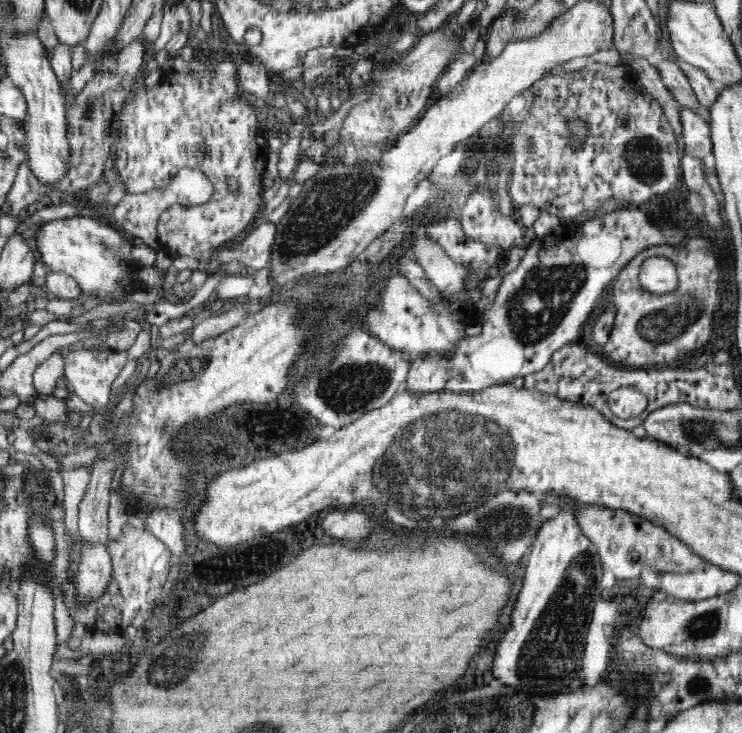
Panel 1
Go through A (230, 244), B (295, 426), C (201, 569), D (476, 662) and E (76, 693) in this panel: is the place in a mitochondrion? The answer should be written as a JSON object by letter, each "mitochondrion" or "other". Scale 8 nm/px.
{"A":"other","B":"other","C":"other","D":"other","E":"other"}

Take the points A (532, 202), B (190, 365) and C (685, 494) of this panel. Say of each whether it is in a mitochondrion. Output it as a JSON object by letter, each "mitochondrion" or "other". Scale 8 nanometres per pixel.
{"A":"other","B":"mitochondrion","C":"other"}

